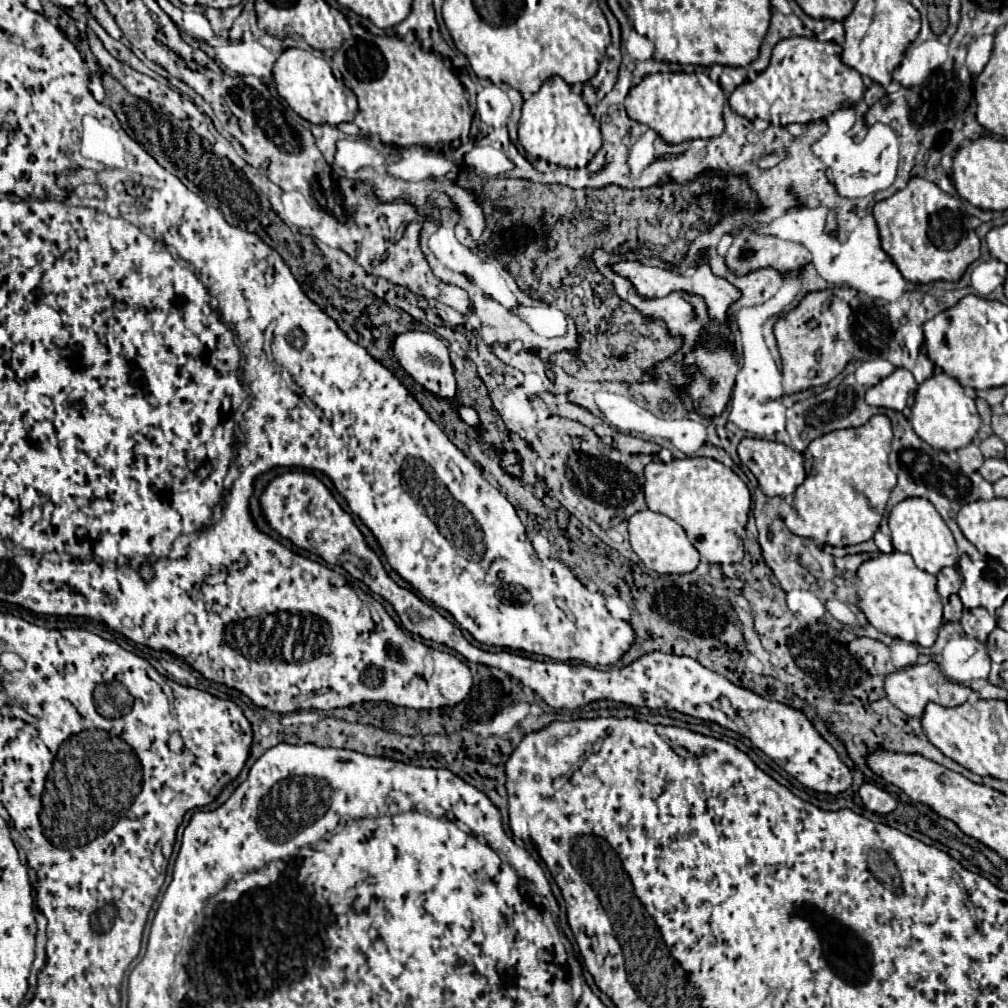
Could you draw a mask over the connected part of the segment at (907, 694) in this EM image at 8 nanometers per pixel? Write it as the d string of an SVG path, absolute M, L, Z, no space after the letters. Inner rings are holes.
M929 661L925 665L911 665L889 673L885 677L885 693L887 693L887 699L909 717L921 717L929 701L935 701L943 707L955 707L965 703L971 697L971 689L961 683L951 683L949 679L945 679L935 661Z

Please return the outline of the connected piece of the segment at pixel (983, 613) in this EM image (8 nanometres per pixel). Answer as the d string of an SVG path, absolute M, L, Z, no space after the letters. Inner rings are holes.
M977 607L977 609L965 611L965 617L961 619L961 625L963 625L967 635L971 635L971 637L979 639L981 643L985 643L989 633L997 627L997 621L987 609Z

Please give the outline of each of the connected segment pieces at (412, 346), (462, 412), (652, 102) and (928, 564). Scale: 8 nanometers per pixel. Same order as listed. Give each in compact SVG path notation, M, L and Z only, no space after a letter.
M407 331L407 333L401 333L393 341L393 353L395 353L395 359L399 361L399 365L405 369L405 373L415 383L419 383L425 391L433 393L439 399L447 399L451 403L455 401L455 397L457 397L457 383L455 383L453 365L451 365L449 351L447 351L445 343L437 335L423 333L423 331Z
M457 405L457 415L461 417L461 421L463 421L463 423L479 427L479 417L477 417L475 409L471 409L469 405Z
M672 63L669 71L674 73L647 75L639 85L631 87L625 99L627 115L637 123L655 129L661 139L671 145L689 139L719 137L724 131L723 108L727 102L720 85L703 73L697 76L692 65Z
M909 497L901 503L897 503L889 513L889 529L891 529L891 541L893 549L901 553L909 553L915 559L915 565L927 573L937 575L943 567L955 567L957 565L957 545L955 539L937 513L937 509L927 501L919 497Z

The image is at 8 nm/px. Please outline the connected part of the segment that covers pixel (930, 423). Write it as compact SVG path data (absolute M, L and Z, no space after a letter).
M937 373L919 385L911 411L911 425L915 433L937 451L953 451L965 447L967 443L971 443L981 425L975 401L967 397L959 381L955 381L955 377L949 377L947 373Z

